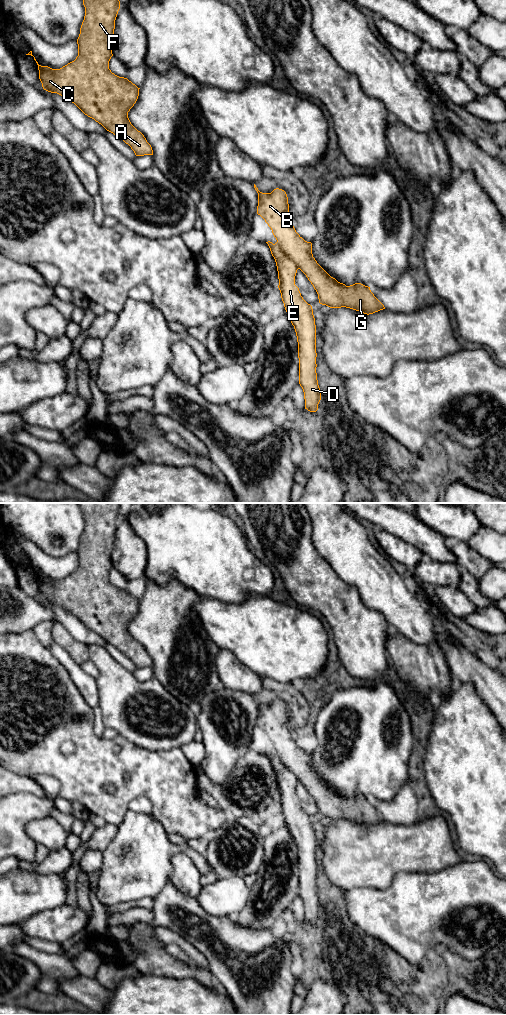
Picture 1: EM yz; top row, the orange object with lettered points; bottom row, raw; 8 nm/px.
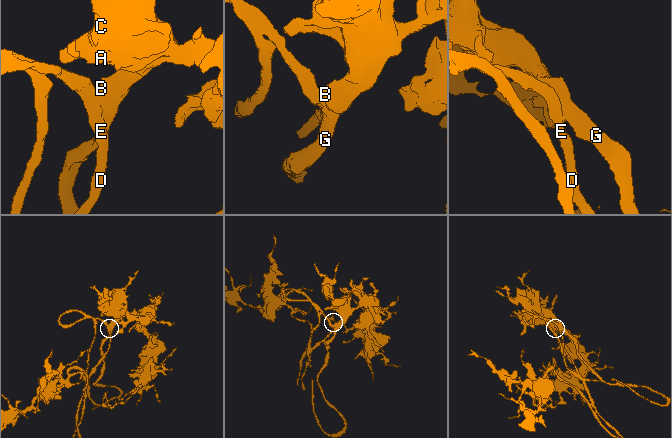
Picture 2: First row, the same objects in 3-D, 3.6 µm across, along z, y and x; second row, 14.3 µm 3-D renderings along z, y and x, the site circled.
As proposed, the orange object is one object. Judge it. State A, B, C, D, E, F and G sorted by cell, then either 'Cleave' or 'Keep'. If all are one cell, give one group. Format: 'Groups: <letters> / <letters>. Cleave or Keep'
Groups: A B C D E F G. Keep

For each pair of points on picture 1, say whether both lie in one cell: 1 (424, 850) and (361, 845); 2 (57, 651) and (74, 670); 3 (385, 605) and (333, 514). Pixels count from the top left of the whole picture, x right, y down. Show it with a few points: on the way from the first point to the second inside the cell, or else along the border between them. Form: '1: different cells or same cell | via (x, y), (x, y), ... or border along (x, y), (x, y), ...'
1: same cell | via (408, 848), (377, 848)
2: same cell | via (62, 656), (70, 665)
3: same cell | via (377, 582), (349, 552), (339, 537)

